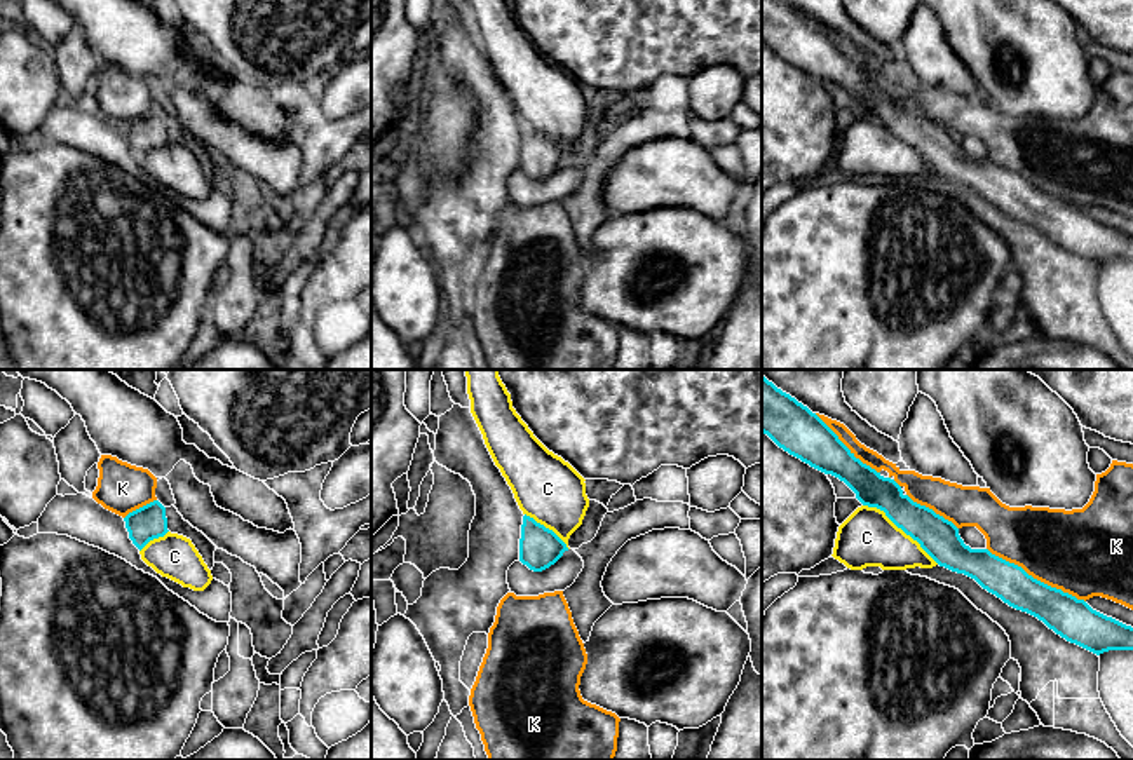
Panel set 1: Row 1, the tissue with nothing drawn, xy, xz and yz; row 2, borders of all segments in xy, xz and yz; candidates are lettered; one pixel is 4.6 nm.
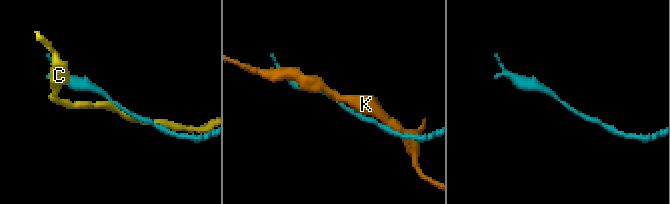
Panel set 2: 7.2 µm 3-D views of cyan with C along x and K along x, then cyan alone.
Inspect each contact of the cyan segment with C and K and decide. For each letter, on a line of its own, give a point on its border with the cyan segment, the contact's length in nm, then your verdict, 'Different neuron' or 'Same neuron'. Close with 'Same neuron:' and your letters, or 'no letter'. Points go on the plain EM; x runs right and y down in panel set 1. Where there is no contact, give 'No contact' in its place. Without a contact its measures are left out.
C: Touches cyan at yz (902, 138). Shared border 440 nm. Different neuron
K: Touches cyan at yz (1036, 189). Shared border 500 nm. Different neuron
Same neuron: no letter

